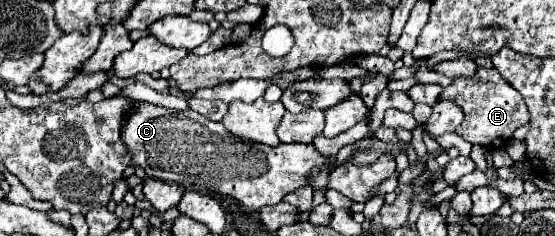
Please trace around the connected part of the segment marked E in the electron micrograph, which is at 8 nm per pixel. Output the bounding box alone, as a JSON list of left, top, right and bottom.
[439,68,529,148]

